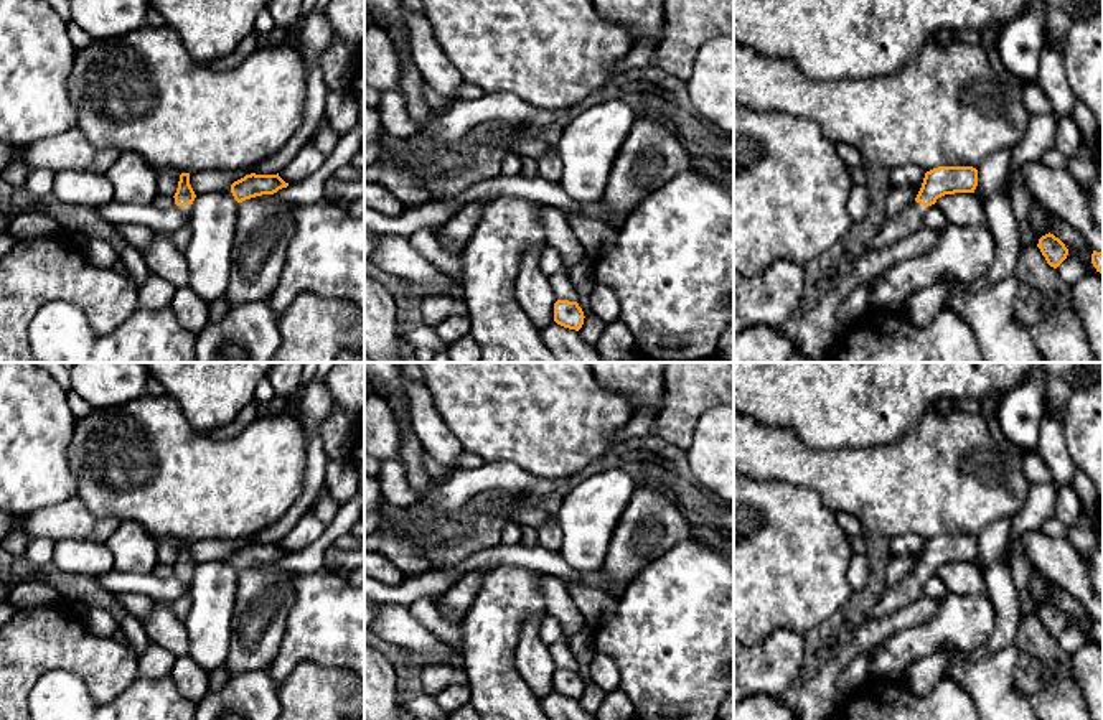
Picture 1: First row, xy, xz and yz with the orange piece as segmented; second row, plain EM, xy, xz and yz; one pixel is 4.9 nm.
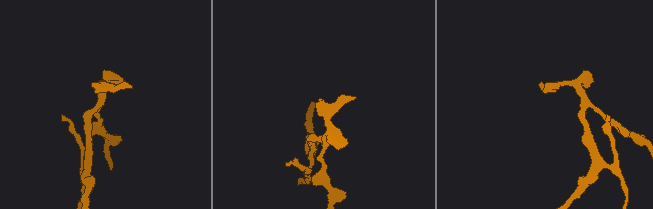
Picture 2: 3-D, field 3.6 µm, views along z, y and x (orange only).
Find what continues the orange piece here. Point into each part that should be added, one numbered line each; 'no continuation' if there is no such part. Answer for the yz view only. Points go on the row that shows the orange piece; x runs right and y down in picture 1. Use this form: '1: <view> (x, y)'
1: yz (909, 219)

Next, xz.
no continuation

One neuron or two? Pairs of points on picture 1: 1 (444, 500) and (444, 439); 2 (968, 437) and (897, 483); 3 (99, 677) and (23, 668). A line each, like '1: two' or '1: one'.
1: two
2: one
3: one

